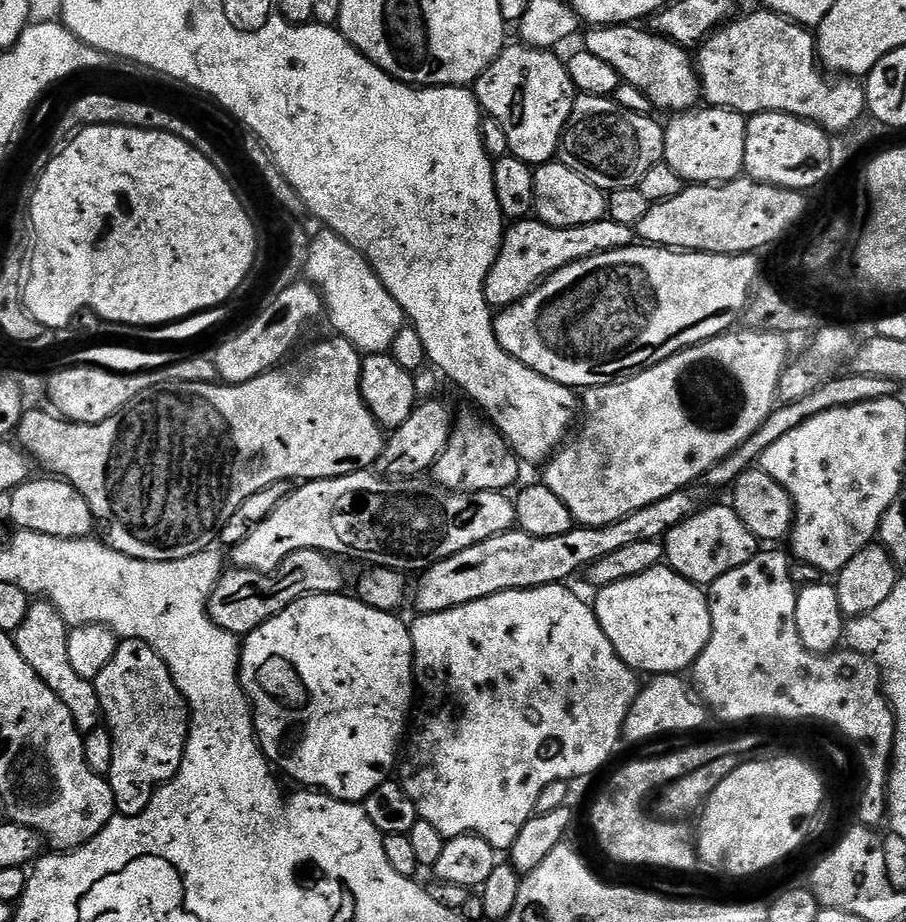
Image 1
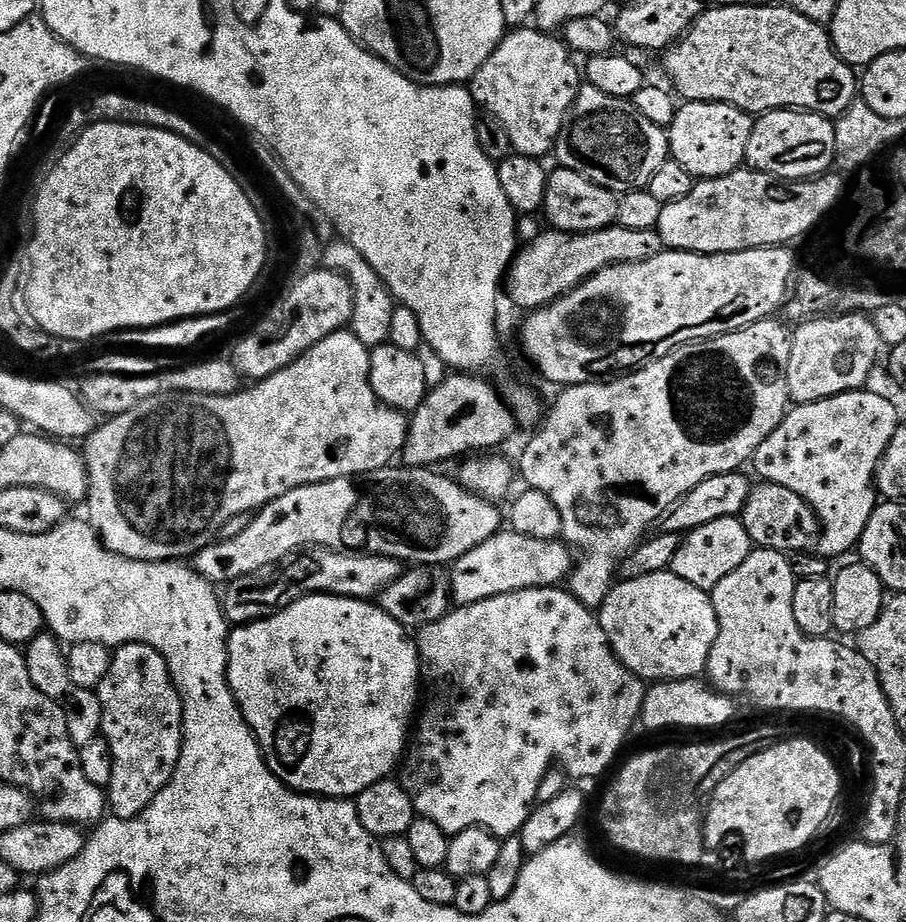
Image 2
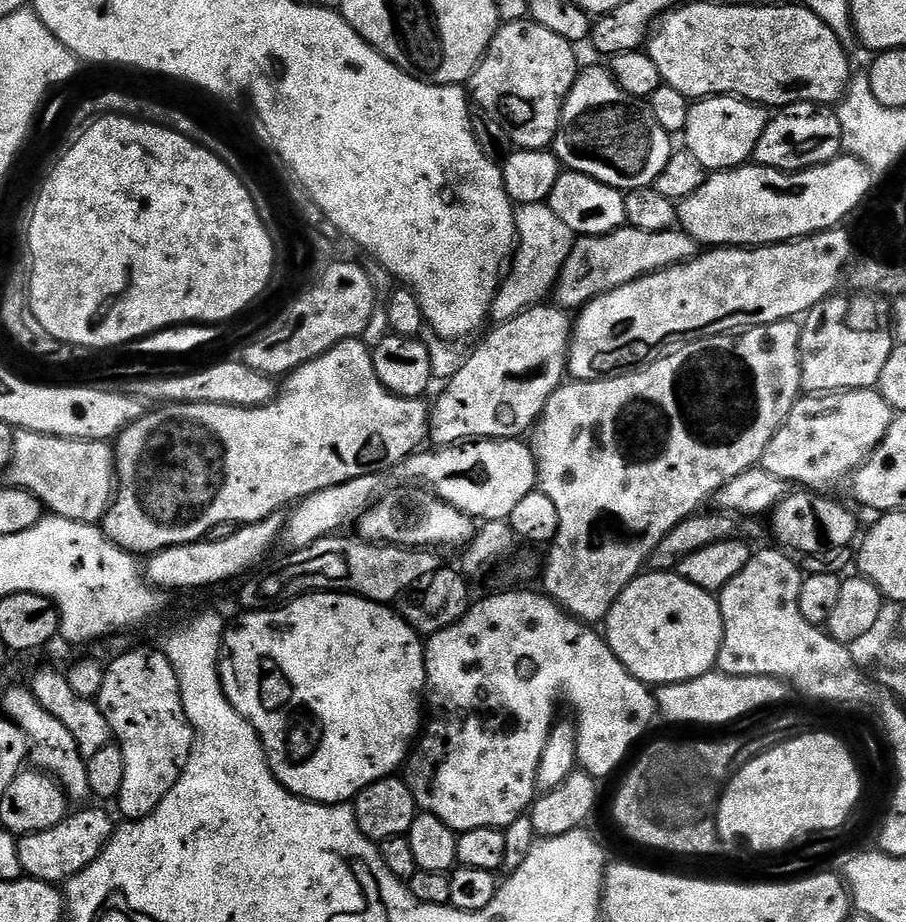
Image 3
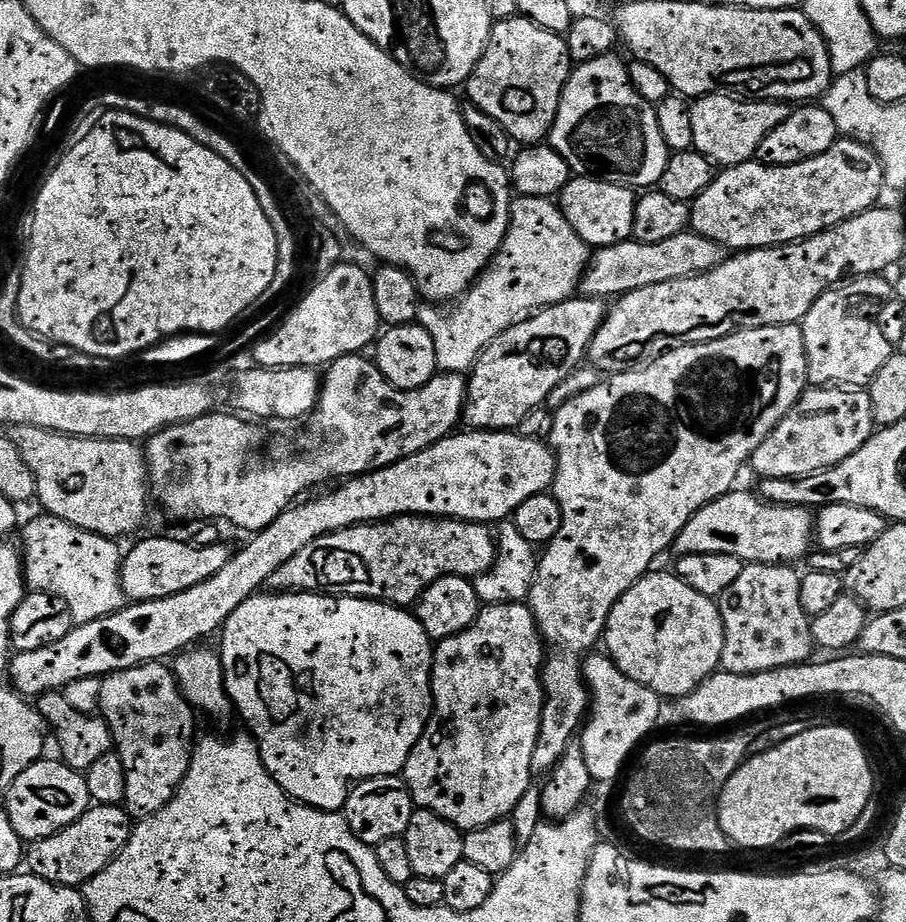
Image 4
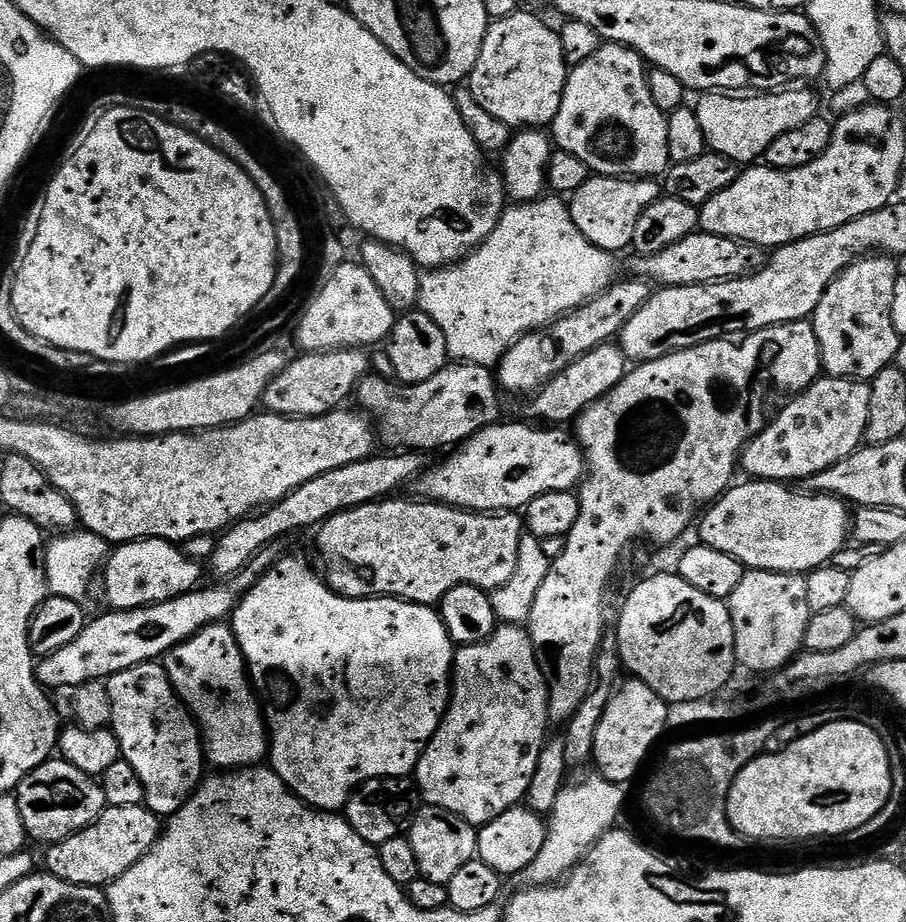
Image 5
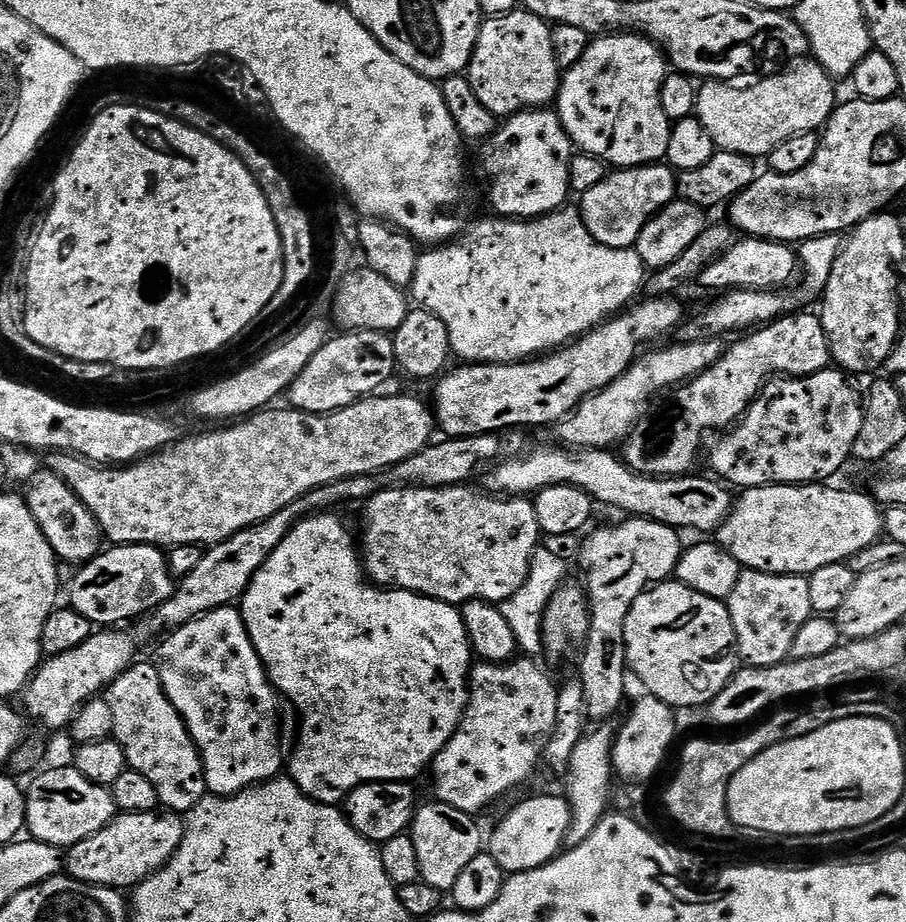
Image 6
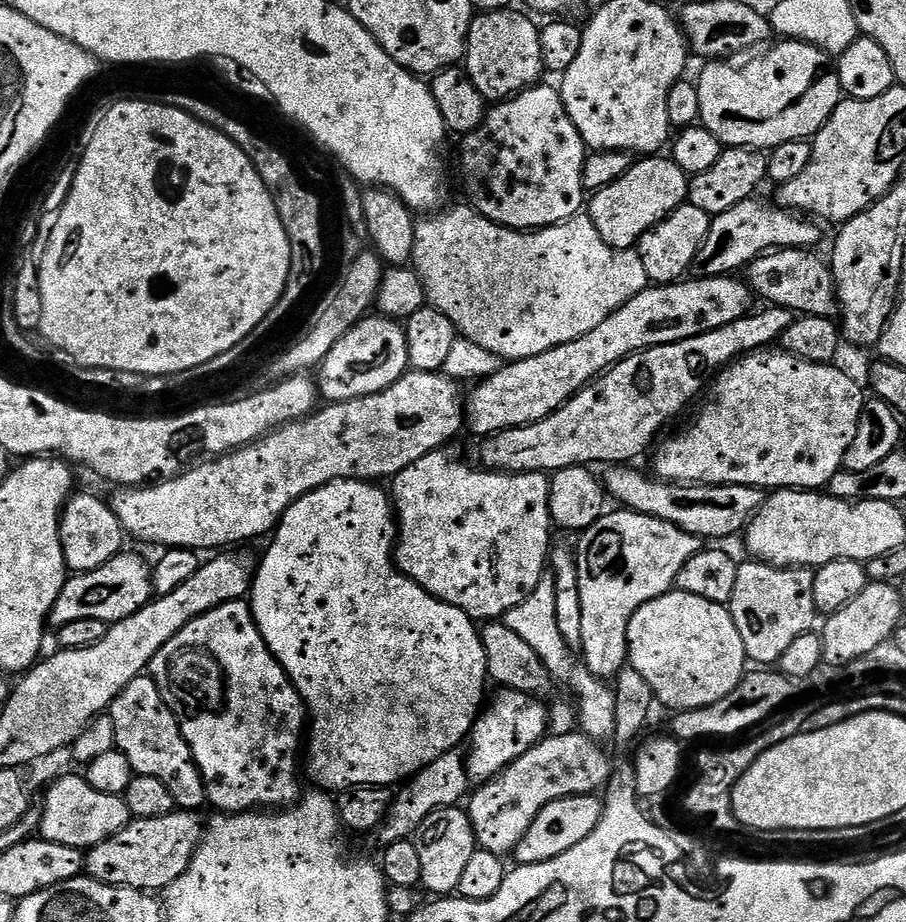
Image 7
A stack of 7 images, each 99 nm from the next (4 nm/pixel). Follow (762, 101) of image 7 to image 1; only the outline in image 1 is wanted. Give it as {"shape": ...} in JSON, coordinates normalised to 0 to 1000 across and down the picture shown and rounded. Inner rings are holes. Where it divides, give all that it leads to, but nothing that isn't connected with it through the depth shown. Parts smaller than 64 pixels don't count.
{"shape":[[[773,115],[743,125],[733,139],[733,171],[760,201],[794,202],[818,194],[823,171],[825,129],[819,121],[805,117]]]}

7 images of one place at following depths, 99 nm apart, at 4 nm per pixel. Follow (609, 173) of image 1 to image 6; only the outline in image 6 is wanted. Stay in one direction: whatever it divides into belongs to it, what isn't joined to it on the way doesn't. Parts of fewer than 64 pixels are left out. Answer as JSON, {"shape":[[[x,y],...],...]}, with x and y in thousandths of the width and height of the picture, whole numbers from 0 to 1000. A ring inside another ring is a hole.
{"shape":[[[685,35],[683,37],[672,37],[669,39],[657,40],[650,47],[647,59],[642,59],[642,63],[638,63],[638,67],[621,79],[618,89],[618,99],[616,101],[616,120],[618,131],[625,141],[625,145],[630,150],[632,157],[643,168],[655,169],[667,175],[668,179],[674,180],[677,183],[683,184],[687,182],[706,182],[711,178],[722,178],[732,175],[737,168],[737,159],[740,158],[740,145],[742,144],[743,131],[735,128],[735,119],[731,119],[731,89],[737,84],[740,70],[725,50],[715,40],[696,35]]]}

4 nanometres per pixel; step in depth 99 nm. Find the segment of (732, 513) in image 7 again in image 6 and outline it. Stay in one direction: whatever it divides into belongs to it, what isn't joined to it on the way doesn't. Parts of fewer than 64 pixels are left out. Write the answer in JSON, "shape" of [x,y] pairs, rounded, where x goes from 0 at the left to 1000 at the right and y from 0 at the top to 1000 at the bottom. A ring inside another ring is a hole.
{"shape":[[[587,486],[579,495],[553,498],[533,517],[533,528],[543,536],[555,536],[561,540],[578,540],[598,529],[628,525],[647,531],[659,548],[672,547],[698,562],[725,564],[747,575],[760,573],[764,577],[789,578],[808,556],[809,535],[804,535],[794,520],[780,521],[777,516],[712,516],[702,512],[679,489],[666,486],[641,486],[628,488],[614,486]]]}

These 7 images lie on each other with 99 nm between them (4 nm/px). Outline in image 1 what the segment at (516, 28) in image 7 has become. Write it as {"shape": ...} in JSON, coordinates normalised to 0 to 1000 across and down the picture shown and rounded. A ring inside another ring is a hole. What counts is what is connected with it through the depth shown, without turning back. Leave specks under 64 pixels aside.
{"shape":[[[577,46],[562,47],[552,62],[528,84],[525,110],[558,144],[562,166],[584,180],[606,177],[617,166],[618,151],[638,103],[627,70],[604,52],[584,52]]]}

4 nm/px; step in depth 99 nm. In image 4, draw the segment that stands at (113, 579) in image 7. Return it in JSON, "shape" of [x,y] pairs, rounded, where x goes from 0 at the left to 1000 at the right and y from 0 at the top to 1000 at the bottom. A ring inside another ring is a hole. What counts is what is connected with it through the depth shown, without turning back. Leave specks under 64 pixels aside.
{"shape":[[[172,581],[169,586],[159,586],[146,595],[140,595],[132,618],[132,633],[137,637],[138,648],[142,652],[173,651],[188,649],[192,644],[201,644],[201,640],[210,640],[210,636],[219,636],[219,631],[227,631],[254,610],[257,595],[244,588],[236,592],[219,593],[214,588],[208,590],[203,586],[184,586],[181,581]]]}

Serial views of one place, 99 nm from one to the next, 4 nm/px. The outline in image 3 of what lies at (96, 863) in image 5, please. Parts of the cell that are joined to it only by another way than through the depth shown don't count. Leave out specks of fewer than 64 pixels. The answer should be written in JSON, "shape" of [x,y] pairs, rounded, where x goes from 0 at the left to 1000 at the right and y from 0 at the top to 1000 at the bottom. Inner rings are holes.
{"shape":[[[106,875],[110,876],[93,876],[89,881],[81,880],[64,896],[55,896],[55,900],[23,906],[18,916],[26,950],[66,961],[77,952],[82,952],[82,948],[95,944],[95,939],[103,937],[121,913],[126,901],[124,885],[115,877],[118,875]]]}

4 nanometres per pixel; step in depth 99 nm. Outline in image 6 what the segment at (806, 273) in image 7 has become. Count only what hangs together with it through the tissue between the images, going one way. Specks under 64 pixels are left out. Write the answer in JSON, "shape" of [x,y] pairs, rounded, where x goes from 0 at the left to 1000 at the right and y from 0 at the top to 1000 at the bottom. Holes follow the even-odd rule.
{"shape":[[[837,256],[813,259],[800,271],[796,278],[779,293],[775,293],[770,308],[772,311],[787,312],[790,319],[798,319],[805,315],[816,315],[822,312],[829,317],[854,317],[869,313],[870,307],[881,299],[881,273],[875,266],[866,265],[860,260],[841,260]]]}

